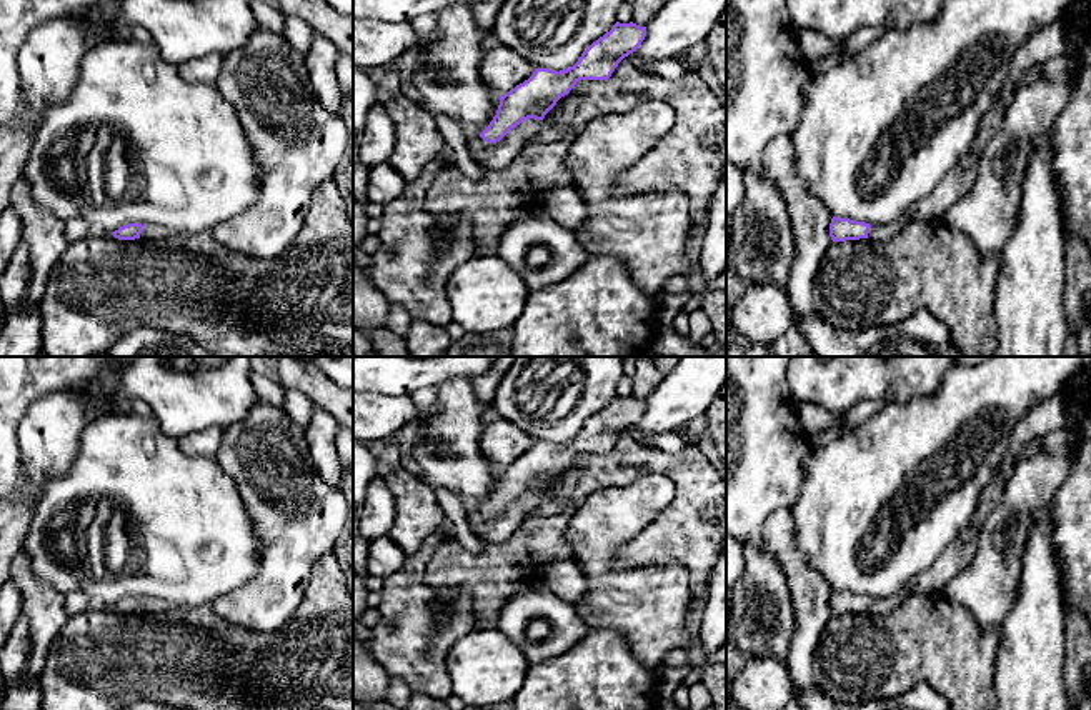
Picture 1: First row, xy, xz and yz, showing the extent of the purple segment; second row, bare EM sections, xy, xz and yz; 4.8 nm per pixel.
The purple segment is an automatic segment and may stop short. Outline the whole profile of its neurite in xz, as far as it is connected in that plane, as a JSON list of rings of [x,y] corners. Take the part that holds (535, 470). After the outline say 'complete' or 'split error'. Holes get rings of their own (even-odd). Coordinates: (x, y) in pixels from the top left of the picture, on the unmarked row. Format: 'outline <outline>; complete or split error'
outline [[[616,395],[566,443],[536,442],[523,457],[500,470],[496,488],[480,508],[470,508],[468,523],[485,542],[503,543],[543,500],[541,493],[580,453],[608,453],[618,437],[636,425],[646,400]]]; split error

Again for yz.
outline [[[833,590],[829,597],[829,610],[833,615],[869,612],[873,615],[888,615],[909,600],[909,593],[901,590],[891,598],[869,598],[849,592]]]; split error

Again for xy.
outline [[[128,597],[115,603],[112,608],[118,613],[158,613],[168,605],[158,598],[142,598],[142,597]]]; split error

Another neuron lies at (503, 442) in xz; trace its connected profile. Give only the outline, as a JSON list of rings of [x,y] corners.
[[[491,417],[481,437],[481,452],[485,460],[496,470],[503,470],[516,458],[528,453],[536,440],[520,430],[513,422]]]

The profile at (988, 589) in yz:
[[[1044,452],[1021,462],[979,528],[973,562],[943,588],[943,597],[964,607],[979,627],[999,632],[1019,592],[1033,523],[1073,465],[1073,455],[1051,457]]]

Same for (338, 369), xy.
[[[313,357],[313,362],[333,383],[353,388],[353,357]]]

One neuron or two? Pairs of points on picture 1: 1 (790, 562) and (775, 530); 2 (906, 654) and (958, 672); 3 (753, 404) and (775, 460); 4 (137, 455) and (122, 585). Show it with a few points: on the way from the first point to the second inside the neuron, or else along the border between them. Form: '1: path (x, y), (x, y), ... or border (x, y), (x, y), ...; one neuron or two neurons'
1: path (787, 554), (780, 539); one neuron
2: path (920, 654), (940, 654), (945, 659); one neuron
3: path (753, 417), (753, 439), (762, 447); one neuron
4: path (152, 492), (152, 569); one neuron

